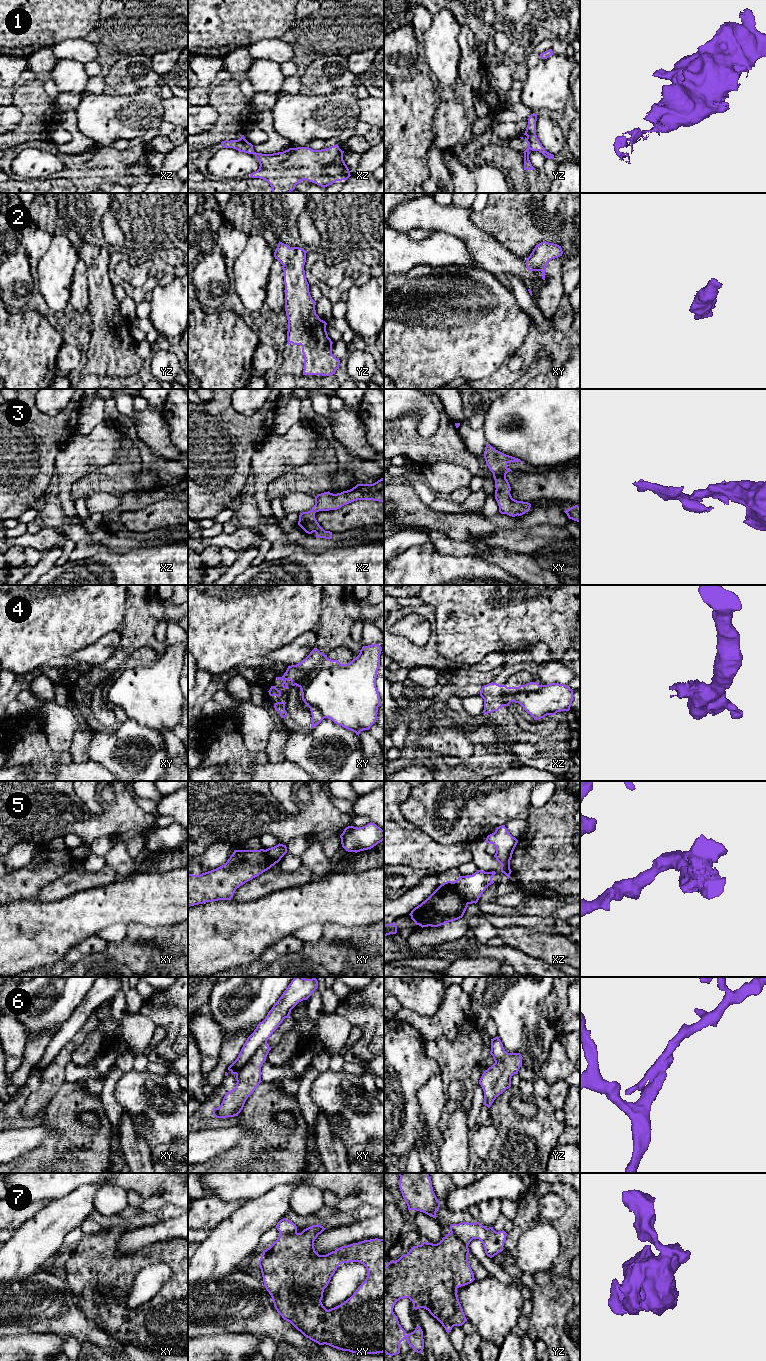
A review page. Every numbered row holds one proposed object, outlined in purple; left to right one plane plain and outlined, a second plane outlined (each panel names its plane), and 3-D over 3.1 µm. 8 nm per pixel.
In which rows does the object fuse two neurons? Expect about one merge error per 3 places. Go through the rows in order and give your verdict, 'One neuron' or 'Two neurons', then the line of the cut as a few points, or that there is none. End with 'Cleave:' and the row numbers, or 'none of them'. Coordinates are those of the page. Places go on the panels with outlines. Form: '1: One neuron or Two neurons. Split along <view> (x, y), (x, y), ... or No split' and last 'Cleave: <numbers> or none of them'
1: Two neurons. Split along yz (526, 138), (529, 148)
2: One neuron. No split
3: One neuron. No split
4: Two neurons. Split along xy (348, 663), (323, 670), (301, 692)
5: Two neurons. Split along xz (453, 882), (454, 889), (468, 903)
6: Two neurons. Split along xy (266, 1042), (235, 1073)
7: Two neurons. Split along xy (296, 1232), (280, 1235)
Cleave: 1, 4, 5, 6, 7

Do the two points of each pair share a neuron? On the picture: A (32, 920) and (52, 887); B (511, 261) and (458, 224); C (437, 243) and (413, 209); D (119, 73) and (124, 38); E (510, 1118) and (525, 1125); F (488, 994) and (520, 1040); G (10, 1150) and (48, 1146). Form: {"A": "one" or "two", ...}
{"A": "two", "B": "one", "C": "two", "D": "two", "E": "one", "F": "one", "G": "two"}

